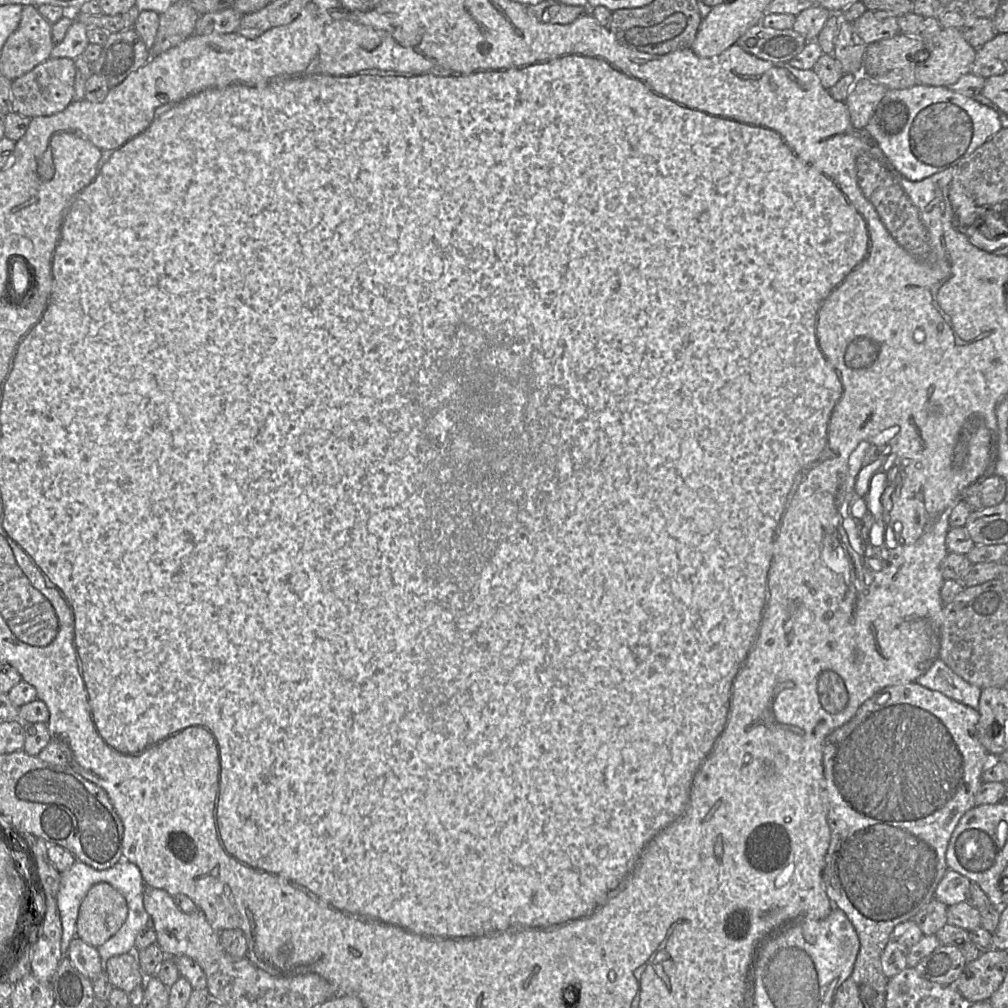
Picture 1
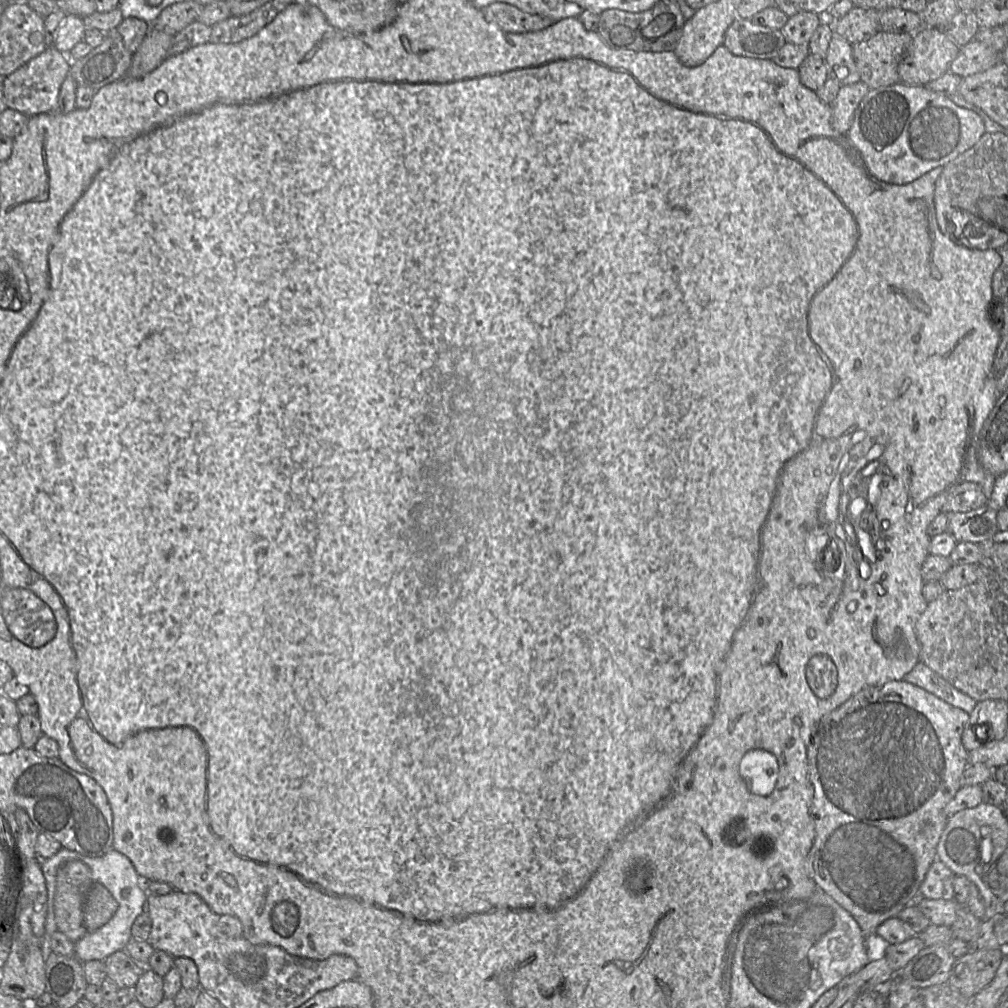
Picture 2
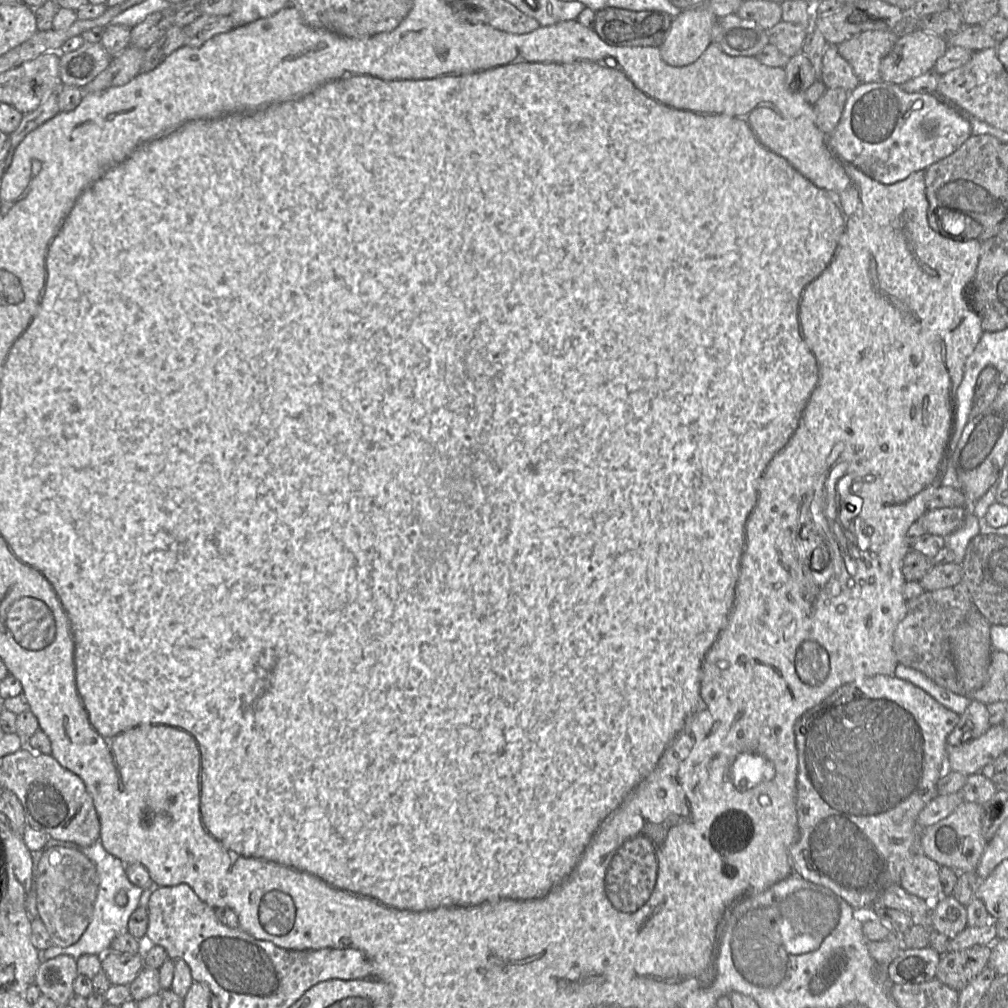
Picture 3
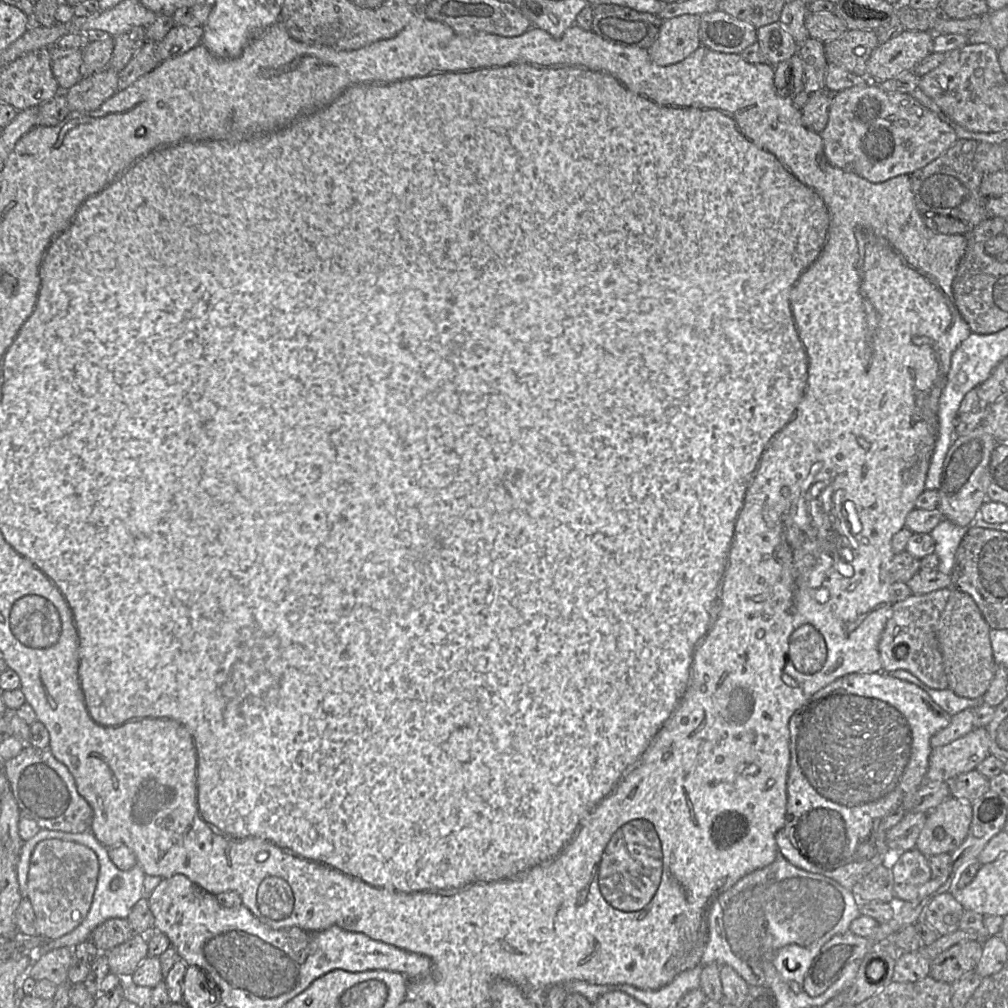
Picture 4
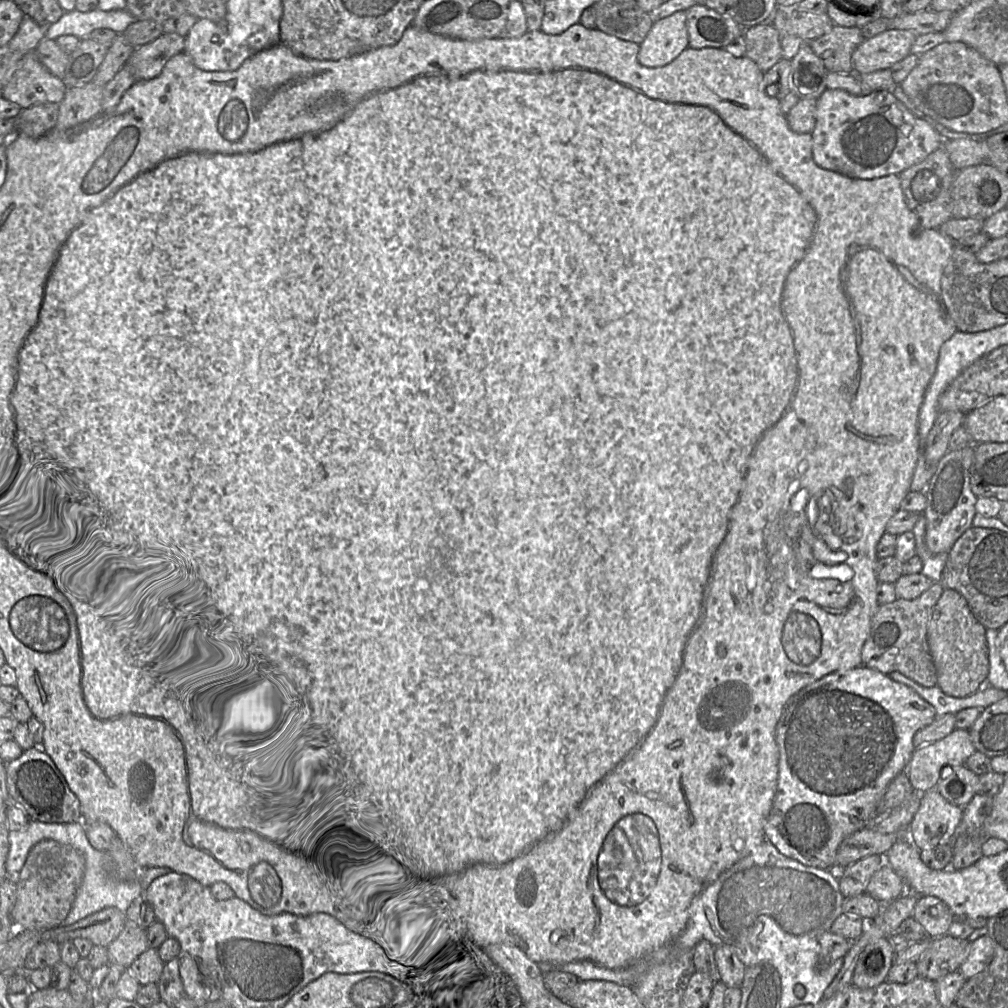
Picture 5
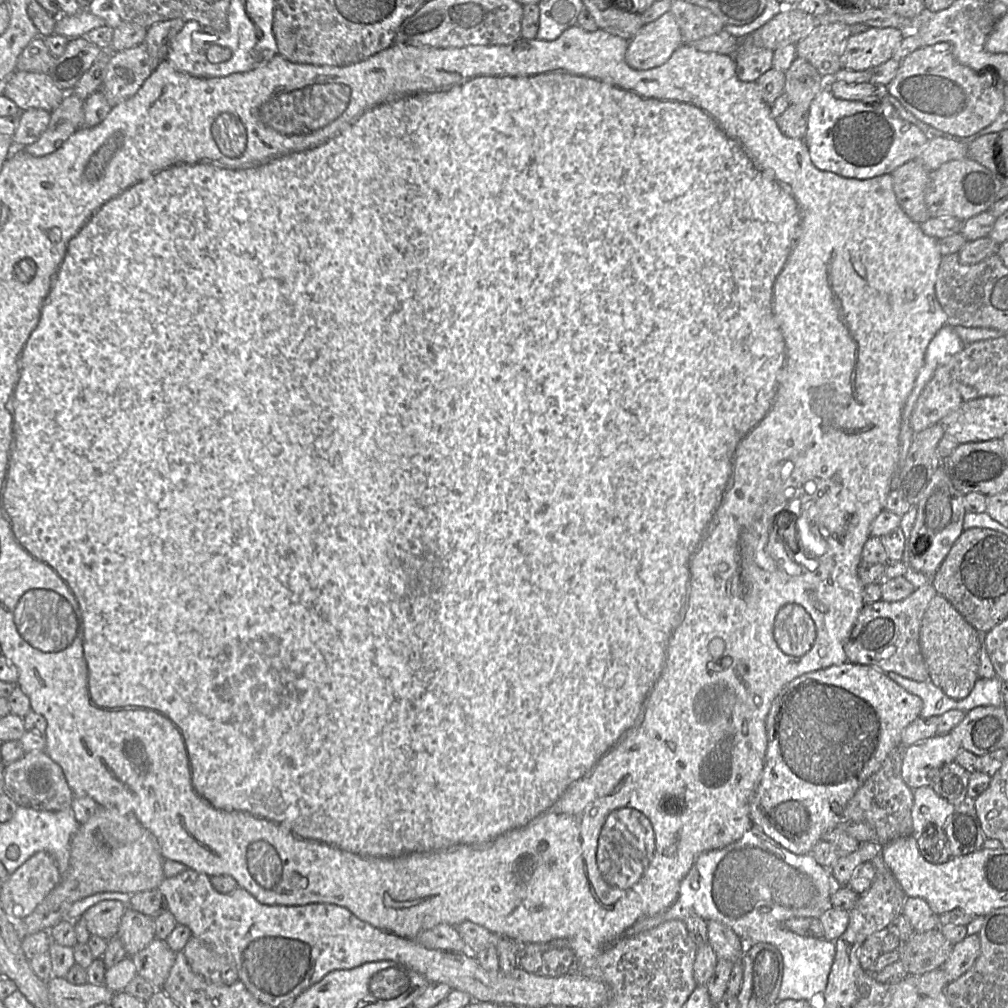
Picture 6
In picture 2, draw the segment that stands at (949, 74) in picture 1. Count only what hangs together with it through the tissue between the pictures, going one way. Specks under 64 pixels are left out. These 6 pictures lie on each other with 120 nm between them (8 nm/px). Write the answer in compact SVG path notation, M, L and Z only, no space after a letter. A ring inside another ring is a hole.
M924 27L912 38L898 66L901 83L924 86L949 71L960 47L942 29Z

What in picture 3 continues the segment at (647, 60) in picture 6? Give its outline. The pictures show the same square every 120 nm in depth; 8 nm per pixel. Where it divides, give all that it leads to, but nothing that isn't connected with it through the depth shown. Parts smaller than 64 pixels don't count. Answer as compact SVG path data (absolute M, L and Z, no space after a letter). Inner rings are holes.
M703 6L683 9L673 17L669 32L659 47L664 62L682 67L695 62L712 43L716 15Z

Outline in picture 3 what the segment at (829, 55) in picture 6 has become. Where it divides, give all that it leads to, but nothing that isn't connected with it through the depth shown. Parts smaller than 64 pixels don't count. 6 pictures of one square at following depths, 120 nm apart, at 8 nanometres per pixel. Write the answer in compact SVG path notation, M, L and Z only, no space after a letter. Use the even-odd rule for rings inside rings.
M866 30L838 44L837 50L851 65L860 83L872 83L880 81L880 63L898 38L889 30Z

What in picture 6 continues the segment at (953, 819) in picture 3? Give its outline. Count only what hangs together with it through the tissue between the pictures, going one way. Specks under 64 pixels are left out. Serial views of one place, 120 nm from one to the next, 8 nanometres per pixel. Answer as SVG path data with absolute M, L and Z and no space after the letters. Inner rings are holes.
M922 786L913 790L913 800L911 835L916 842L924 833L933 833L936 829L944 831L946 821L955 806L939 797L931 786Z

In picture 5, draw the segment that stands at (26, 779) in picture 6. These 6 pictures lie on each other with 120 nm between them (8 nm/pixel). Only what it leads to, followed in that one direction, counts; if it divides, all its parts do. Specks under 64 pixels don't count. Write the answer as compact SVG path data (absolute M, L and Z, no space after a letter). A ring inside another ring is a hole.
M39 746L25 750L21 756L6 763L6 781L10 802L19 806L30 821L43 823L81 822L80 802L70 789L65 777L55 765L51 757Z

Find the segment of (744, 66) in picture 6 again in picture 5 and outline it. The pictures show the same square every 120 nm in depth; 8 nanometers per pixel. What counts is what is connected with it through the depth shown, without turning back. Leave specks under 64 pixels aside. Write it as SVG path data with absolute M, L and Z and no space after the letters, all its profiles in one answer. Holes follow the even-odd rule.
M758 24L745 28L745 57L753 60L764 73L782 56L781 36L773 24Z

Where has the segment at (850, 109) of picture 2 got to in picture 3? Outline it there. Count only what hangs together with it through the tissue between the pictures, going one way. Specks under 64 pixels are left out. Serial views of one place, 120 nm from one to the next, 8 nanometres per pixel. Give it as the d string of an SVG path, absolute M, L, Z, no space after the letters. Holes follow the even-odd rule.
M827 88L813 105L816 126L831 134L839 123L849 92L843 88Z

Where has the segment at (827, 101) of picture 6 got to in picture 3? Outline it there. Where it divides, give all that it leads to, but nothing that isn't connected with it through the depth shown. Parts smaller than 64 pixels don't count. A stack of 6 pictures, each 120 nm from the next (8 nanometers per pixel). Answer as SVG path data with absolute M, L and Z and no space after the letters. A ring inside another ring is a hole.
M877 81L860 83L849 92L839 123L828 135L828 142L840 159L880 183L894 184L906 179L913 172L926 170L930 165L951 155L971 135L970 123L934 95L908 93L899 85Z

